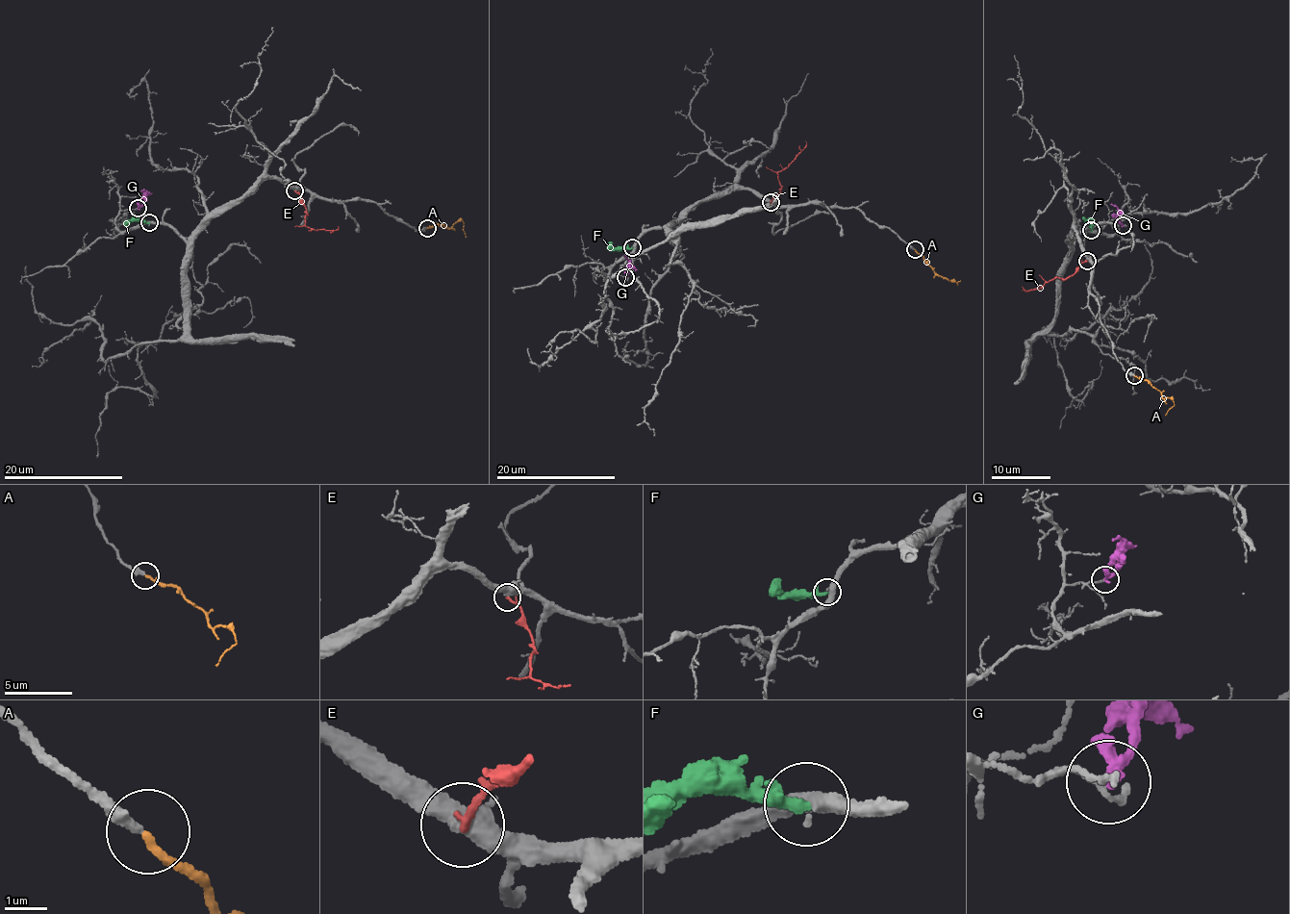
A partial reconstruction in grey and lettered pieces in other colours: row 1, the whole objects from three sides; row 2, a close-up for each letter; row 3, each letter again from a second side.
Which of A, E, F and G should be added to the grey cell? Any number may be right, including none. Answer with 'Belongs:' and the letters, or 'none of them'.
Belongs: A

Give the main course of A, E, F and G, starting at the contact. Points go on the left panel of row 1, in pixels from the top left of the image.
A: (427, 228), (435, 223), (448, 228), (461, 221), (467, 238)
E: (295, 190), (307, 210), (307, 226), (331, 231), (338, 226)
F: (149, 223), (126, 223)
G: (138, 208), (142, 206), (144, 190), (140, 190)

